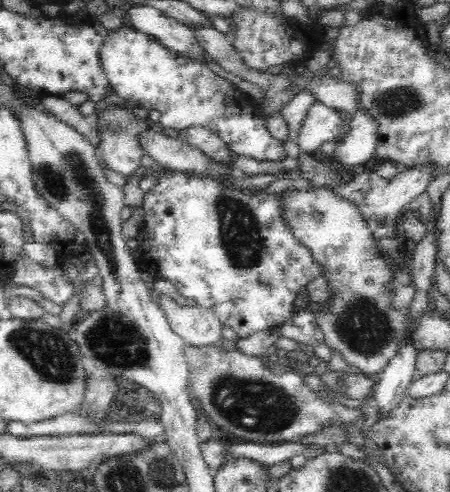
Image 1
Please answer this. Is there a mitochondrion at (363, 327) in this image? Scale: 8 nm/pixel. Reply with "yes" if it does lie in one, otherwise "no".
yes

